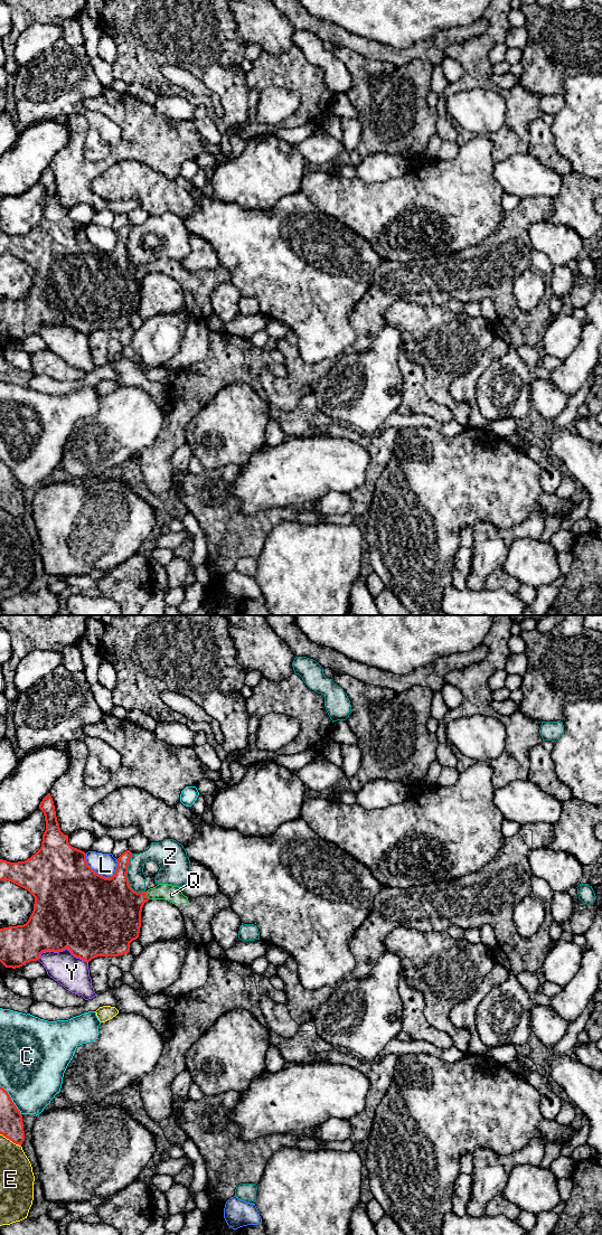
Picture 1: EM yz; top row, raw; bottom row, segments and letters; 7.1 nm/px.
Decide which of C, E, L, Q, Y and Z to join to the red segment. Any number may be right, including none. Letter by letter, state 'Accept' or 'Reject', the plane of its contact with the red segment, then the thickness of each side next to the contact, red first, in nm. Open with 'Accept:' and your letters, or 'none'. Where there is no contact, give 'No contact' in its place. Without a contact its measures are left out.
Accept: Q
C: Reject. Touches red in yz. Thickness 170 nm (red) against 460 nm
E: Reject. Touches red in yz. Thickness 170 nm (red) against 240 nm
L: Reject. Touches red in yz. Thickness 500 nm (red) against 160 nm
Q: Accept. Touches red in yz. Thickness 380 nm (red) against 120 nm
Y: Reject. Touches red in yz. Thickness 460 nm (red) against 240 nm
Z: Reject. Touches red in yz. Thickness 420 nm (red) against 130 nm

